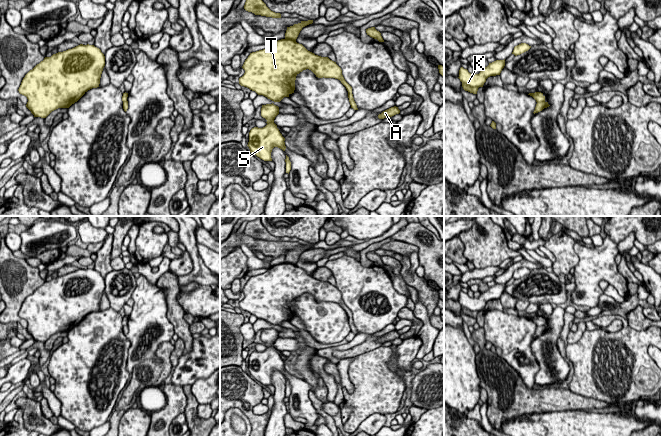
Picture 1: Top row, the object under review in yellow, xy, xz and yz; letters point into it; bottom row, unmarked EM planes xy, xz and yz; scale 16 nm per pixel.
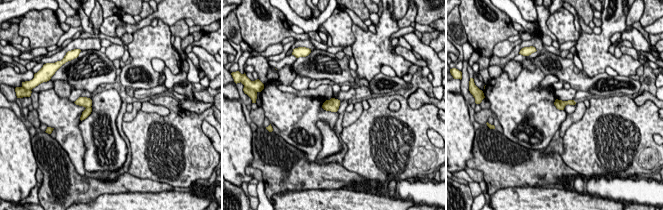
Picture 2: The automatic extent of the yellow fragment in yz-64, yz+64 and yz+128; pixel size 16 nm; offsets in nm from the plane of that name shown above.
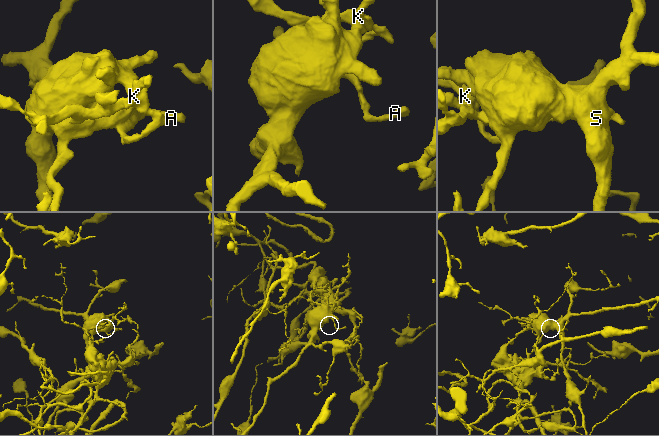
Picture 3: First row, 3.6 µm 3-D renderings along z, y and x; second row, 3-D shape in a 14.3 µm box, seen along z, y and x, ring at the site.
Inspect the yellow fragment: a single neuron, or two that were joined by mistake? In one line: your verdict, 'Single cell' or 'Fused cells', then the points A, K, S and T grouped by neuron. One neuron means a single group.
Single cell. Groups: A K S T

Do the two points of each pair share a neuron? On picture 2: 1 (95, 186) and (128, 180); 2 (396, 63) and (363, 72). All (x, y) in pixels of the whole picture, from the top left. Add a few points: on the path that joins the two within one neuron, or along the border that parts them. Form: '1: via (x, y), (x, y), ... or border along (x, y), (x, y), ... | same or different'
1: via (103, 186), (120, 185) | same
2: via (388, 60), (375, 60), (371, 64) | same

